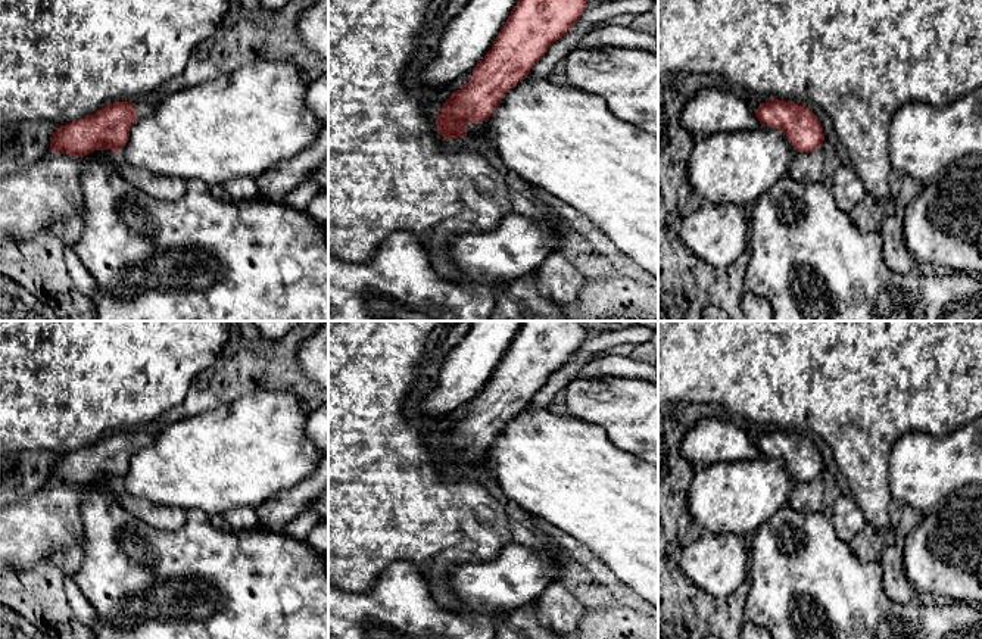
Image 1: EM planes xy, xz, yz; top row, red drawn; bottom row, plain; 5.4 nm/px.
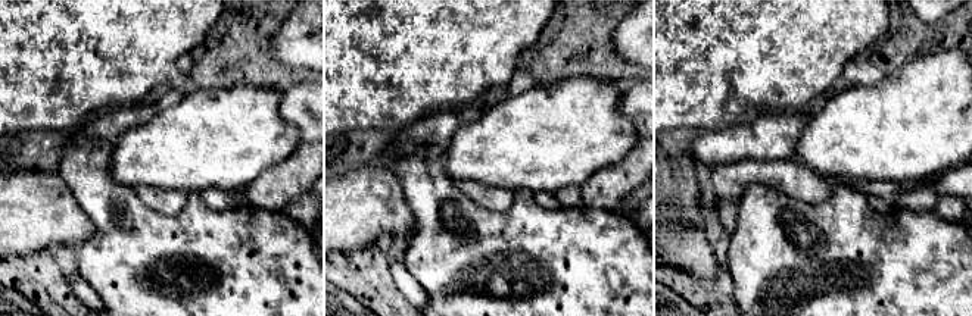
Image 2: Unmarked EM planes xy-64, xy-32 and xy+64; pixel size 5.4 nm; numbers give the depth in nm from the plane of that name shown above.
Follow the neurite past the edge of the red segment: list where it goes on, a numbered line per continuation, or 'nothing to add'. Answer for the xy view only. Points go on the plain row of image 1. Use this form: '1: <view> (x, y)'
1: xy (143, 438)

